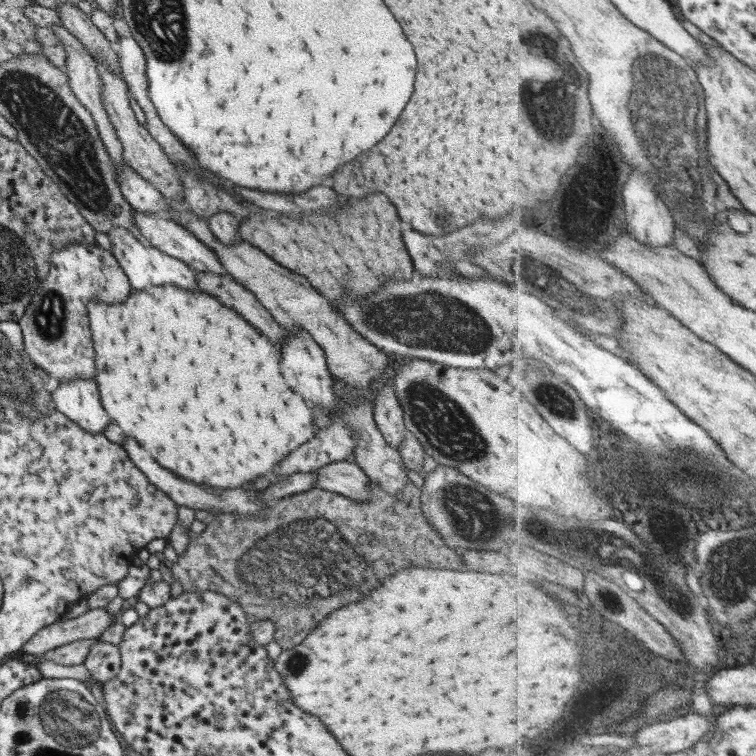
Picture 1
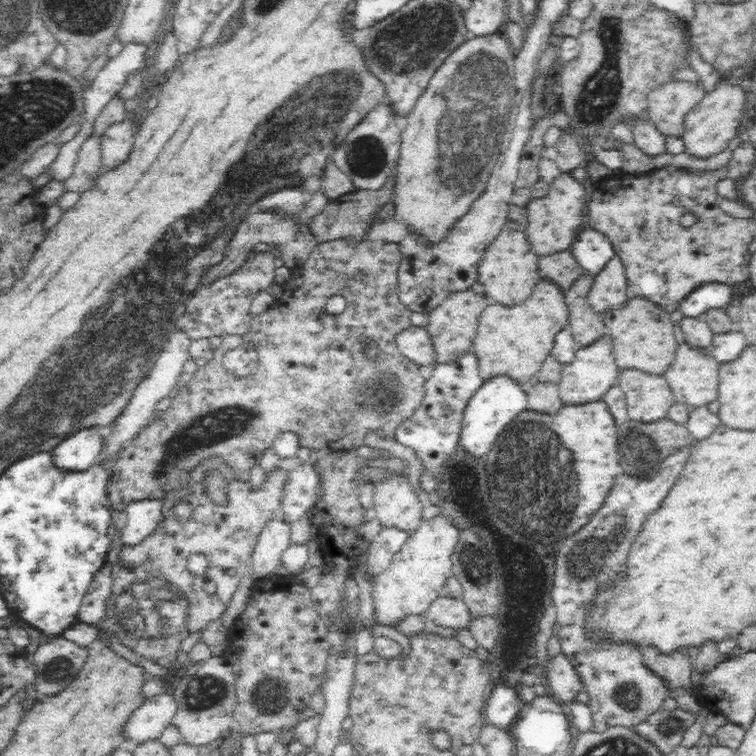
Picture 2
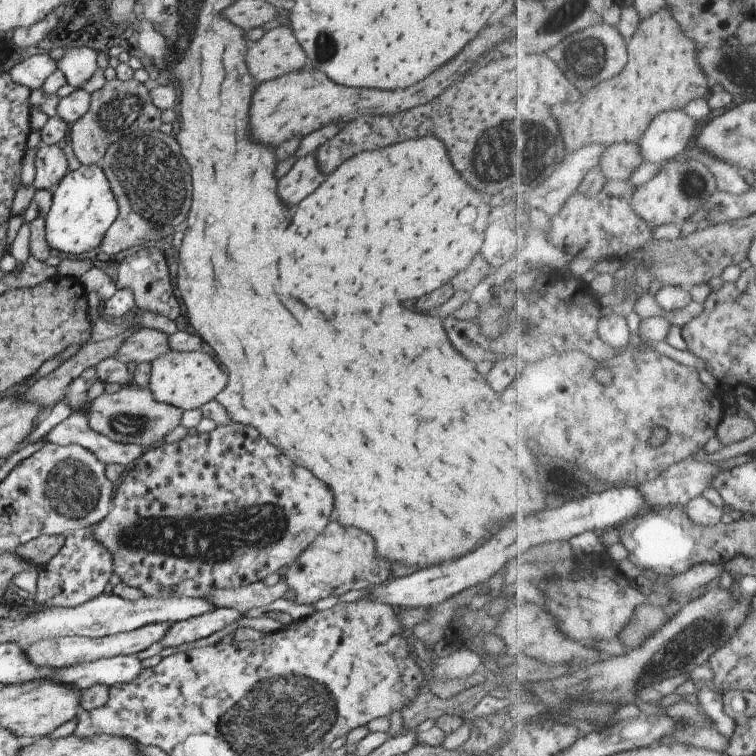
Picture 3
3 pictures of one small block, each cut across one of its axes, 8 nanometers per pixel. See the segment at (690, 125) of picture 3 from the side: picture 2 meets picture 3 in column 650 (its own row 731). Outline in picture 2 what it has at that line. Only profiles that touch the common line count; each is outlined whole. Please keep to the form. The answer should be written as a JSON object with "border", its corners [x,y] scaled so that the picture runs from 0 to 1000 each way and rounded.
{"border":[[[224,911],[217,918],[209,918],[196,923],[181,940],[176,942],[165,960],[169,979],[180,981],[212,976],[214,967],[228,956],[233,947],[233,922]]]}

